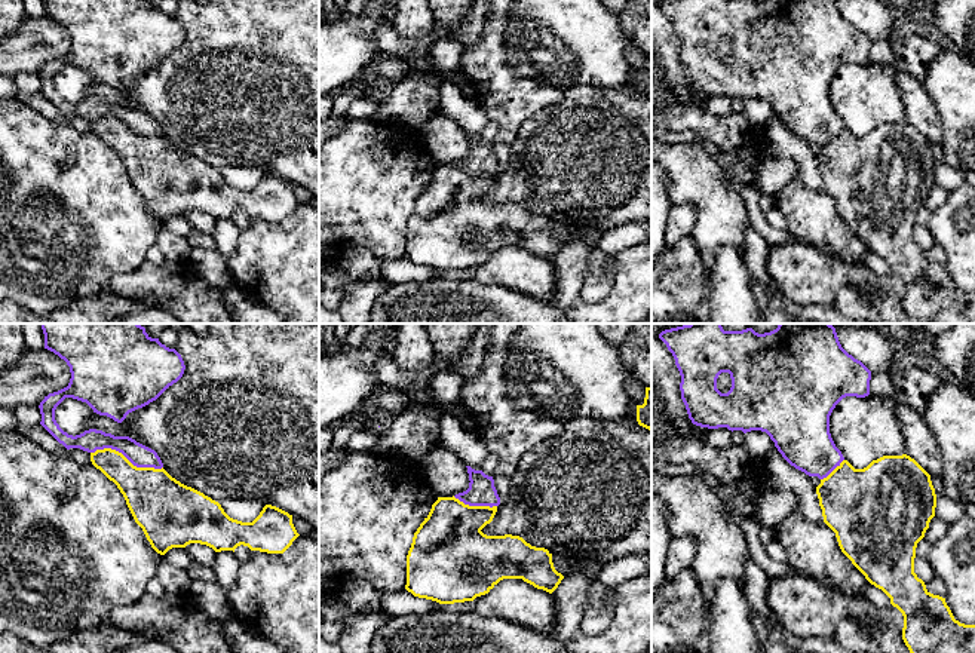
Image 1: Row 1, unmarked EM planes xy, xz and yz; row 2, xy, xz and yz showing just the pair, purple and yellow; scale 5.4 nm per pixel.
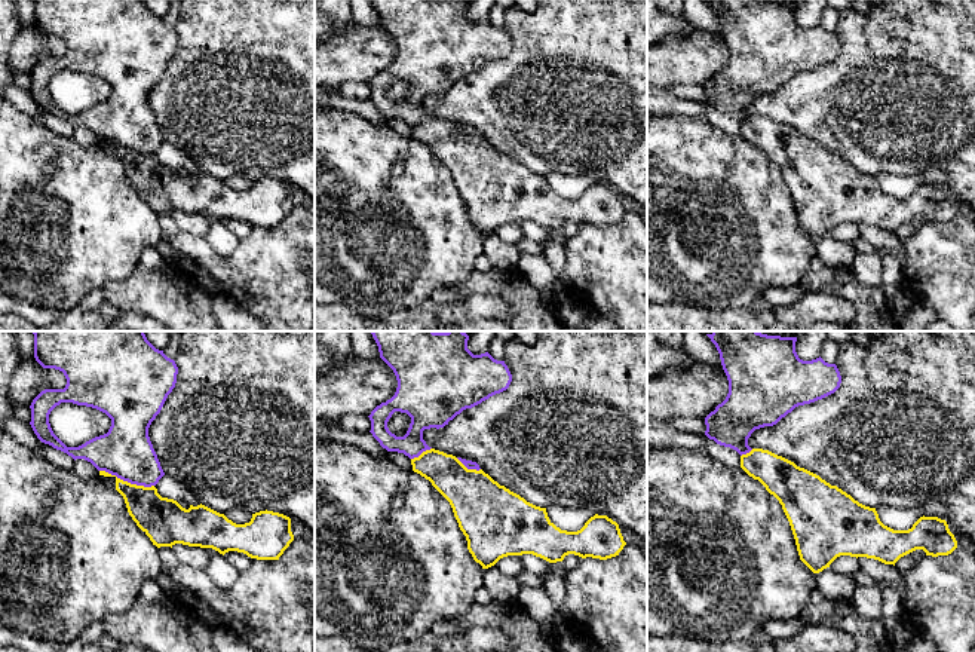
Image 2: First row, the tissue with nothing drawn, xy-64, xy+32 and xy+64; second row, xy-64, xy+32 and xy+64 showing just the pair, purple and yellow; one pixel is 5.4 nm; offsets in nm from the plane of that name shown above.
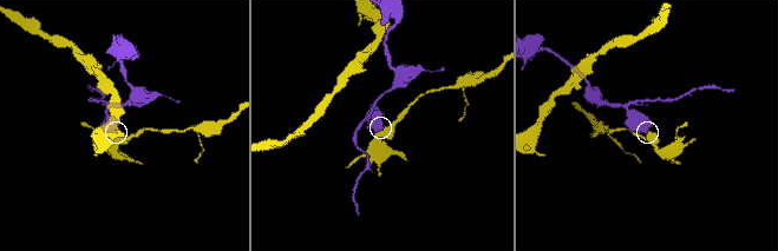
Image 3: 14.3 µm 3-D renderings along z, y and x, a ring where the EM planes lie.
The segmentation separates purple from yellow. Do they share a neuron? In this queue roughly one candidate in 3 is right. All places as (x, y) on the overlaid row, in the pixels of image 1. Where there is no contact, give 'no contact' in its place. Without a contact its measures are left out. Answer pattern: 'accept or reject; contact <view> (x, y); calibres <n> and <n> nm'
reject; contact xy (126, 457); calibres 120 and 280 nm

